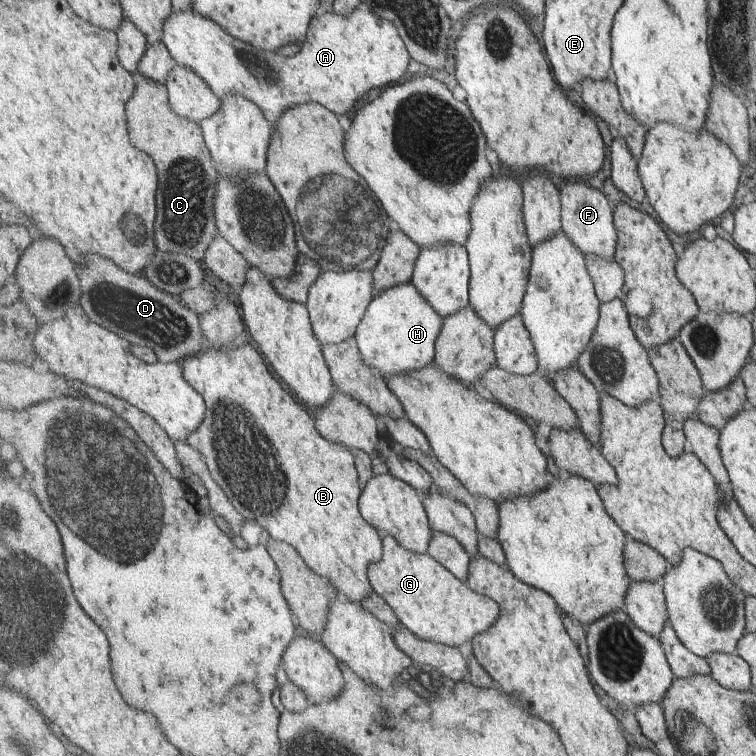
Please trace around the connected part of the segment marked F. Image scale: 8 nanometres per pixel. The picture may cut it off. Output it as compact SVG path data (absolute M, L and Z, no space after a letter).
M571 179L561 186L562 228L571 240L587 255L613 258L618 250L618 228L614 223L614 210L603 192L585 180Z

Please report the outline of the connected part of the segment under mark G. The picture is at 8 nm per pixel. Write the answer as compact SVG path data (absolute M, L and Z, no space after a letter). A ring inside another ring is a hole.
M387 532L382 535L383 558L370 564L368 577L374 591L389 603L400 622L411 632L428 641L461 648L491 628L499 618L500 604L490 596L475 592L429 552L413 552L396 536Z

